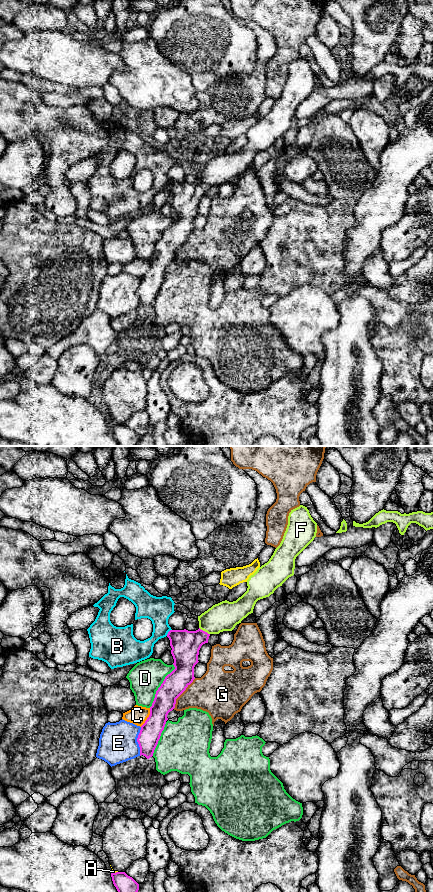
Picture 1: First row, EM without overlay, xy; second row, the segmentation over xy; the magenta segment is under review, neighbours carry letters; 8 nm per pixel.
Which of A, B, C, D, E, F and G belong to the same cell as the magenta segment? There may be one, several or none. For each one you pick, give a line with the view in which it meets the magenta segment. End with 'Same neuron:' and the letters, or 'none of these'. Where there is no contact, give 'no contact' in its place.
F: meets magenta in xy
Same neuron: F

